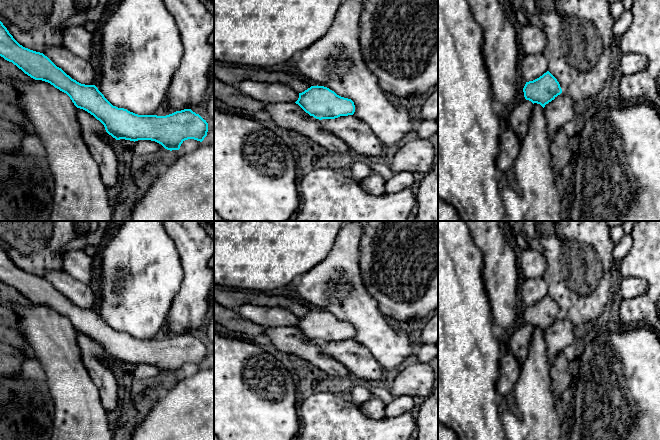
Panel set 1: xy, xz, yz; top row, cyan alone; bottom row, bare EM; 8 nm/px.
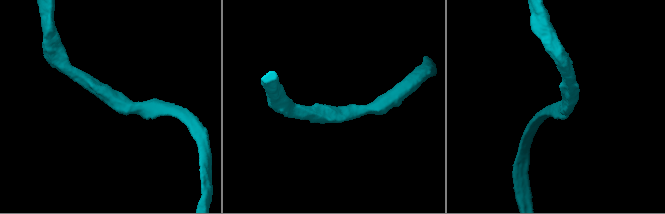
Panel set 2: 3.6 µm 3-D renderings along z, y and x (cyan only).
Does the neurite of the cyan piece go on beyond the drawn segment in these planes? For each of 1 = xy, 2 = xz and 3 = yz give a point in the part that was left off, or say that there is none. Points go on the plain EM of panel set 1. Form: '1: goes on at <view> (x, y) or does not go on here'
1: does not go on here
2: does not go on here
3: does not go on here

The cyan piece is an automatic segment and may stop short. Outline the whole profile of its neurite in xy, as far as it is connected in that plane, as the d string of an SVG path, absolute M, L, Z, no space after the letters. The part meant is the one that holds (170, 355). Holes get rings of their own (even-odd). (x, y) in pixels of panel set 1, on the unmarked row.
M0 245L0 280L35 304L50 307L66 317L77 332L93 339L116 364L151 364L167 374L179 374L188 363L202 366L208 347L191 333L166 340L138 339L113 330L95 309L77 306L43 277L20 269Z

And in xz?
M311 310L295 326L306 337L316 343L335 343L340 340L353 339L355 329L351 323L341 321L324 310Z

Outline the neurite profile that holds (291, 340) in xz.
M269 327L265 328L264 335L272 341L276 349L306 360L310 365L330 376L350 375L340 362L321 352L319 343L310 340L296 327Z

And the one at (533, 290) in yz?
M528 247L522 250L518 264L526 277L519 289L519 295L526 306L533 305L548 295L547 284L542 278L547 269L546 258Z

